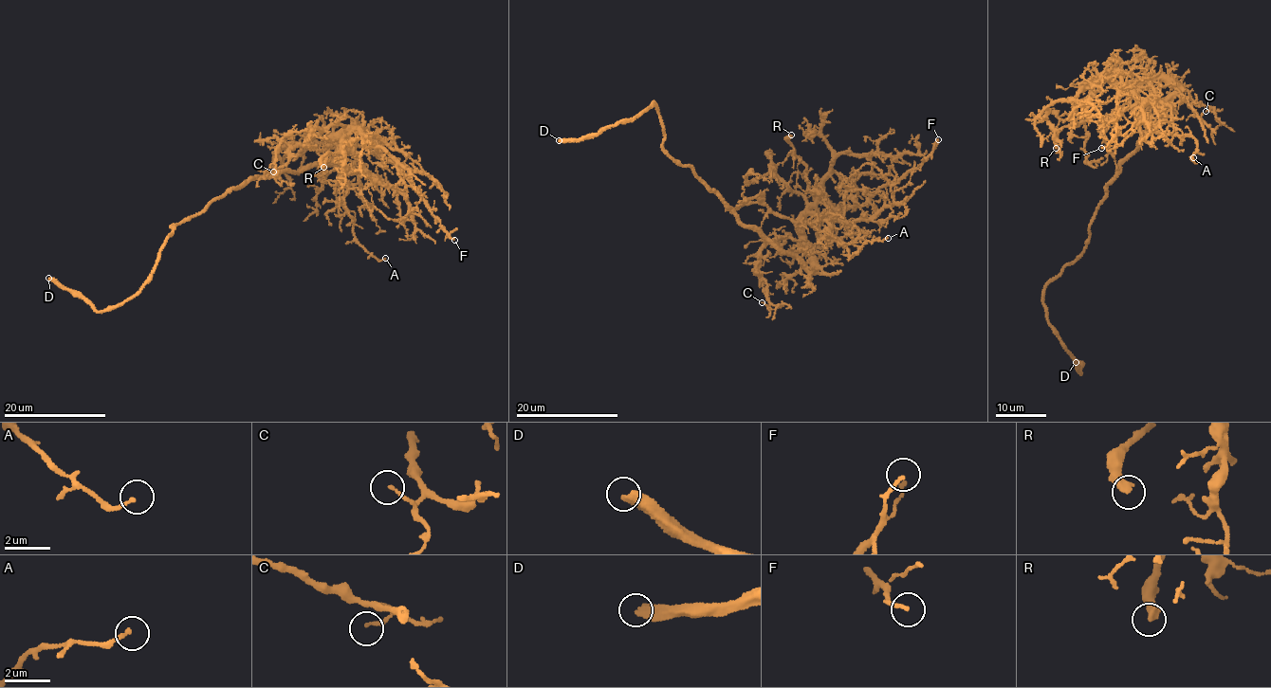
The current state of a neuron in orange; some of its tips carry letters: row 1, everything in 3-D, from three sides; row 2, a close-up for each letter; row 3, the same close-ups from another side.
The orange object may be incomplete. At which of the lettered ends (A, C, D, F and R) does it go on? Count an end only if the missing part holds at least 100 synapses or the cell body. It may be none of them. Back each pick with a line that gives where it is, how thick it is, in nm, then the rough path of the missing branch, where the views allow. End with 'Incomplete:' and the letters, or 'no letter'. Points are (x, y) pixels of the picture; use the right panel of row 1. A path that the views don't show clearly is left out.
D: Place: (1076, 362). Thickness 400 nm
Incomplete: D

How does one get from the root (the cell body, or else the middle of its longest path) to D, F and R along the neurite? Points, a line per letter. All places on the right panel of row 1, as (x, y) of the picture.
D: (1136, 148), (1108, 184), (1084, 249), (1044, 289), (1046, 318), (1080, 373), (1081, 364), (1076, 362)
F: (1136, 148), (1178, 90), (1163, 80), (1102, 77), (1114, 72), (1124, 86), (1118, 128), (1101, 148)
R: (1136, 148), (1178, 90), (1163, 80), (1134, 84), (1103, 80), (1082, 112), (1060, 129), (1056, 148)

